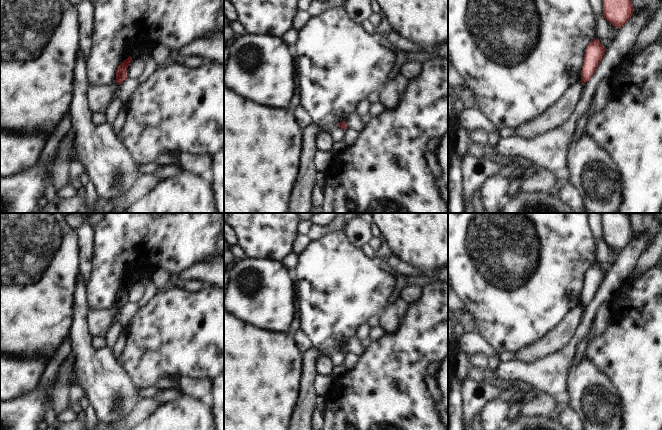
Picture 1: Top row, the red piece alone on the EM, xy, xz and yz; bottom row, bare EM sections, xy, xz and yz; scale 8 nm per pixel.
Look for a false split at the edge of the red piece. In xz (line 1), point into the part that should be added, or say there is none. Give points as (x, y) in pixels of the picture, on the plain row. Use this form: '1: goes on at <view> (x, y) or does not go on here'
1: does not go on here

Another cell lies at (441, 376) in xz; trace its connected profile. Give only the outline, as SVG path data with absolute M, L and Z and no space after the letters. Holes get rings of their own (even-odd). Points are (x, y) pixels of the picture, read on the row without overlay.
M448 355L440 361L440 366L434 378L441 391L439 407L448 412Z

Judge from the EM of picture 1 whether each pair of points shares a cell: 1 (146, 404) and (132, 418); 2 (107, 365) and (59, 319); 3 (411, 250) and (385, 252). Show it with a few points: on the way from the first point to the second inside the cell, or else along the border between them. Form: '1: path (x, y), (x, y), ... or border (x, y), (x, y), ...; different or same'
1: path (143, 407), (135, 415); same
2: border (73, 306), (72, 323), (68, 336); different
3: border (382, 239), (399, 261), (405, 261), (410, 265); different

